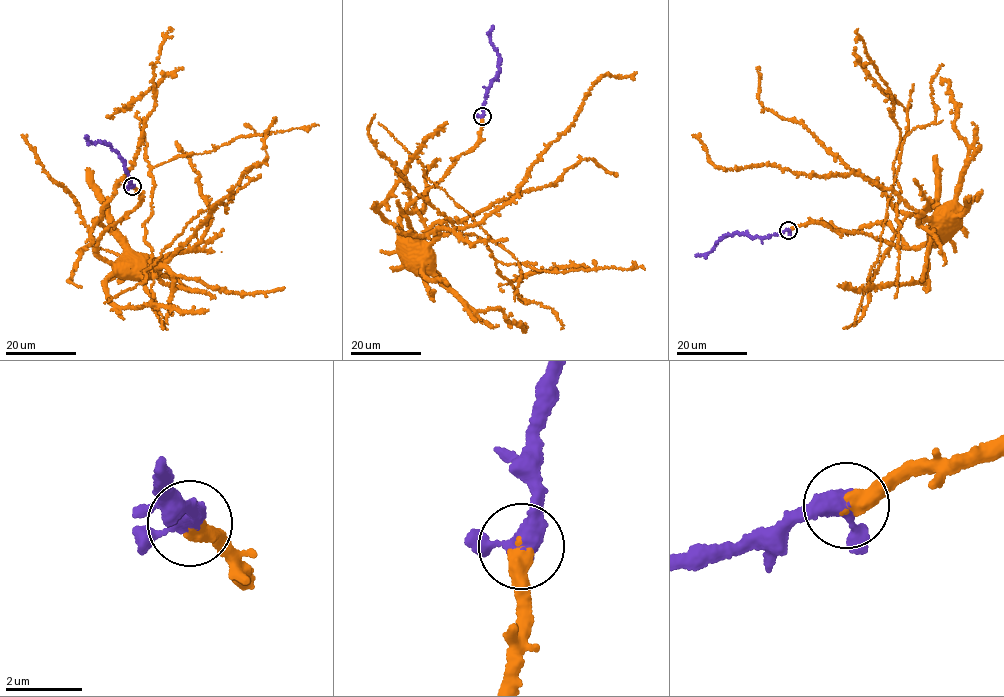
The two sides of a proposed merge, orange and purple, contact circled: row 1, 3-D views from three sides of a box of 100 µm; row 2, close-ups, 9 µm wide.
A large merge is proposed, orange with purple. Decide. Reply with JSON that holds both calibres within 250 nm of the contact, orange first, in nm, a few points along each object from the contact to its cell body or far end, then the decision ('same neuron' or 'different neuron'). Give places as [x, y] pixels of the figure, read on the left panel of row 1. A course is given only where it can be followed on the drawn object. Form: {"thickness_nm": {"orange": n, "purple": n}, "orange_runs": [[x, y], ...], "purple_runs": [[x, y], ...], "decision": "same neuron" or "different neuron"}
{"thickness_nm": {"orange": 420, "purple": 400}, "orange_runs": [[133, 186], [141, 196], [137, 207], [105, 228], [98, 244], [98, 254], [107, 262], [119, 263]], "purple_runs": [[133, 186], [117, 153], [102, 141], [92, 143], [86, 138], [87, 136]], "decision": "same neuron"}

